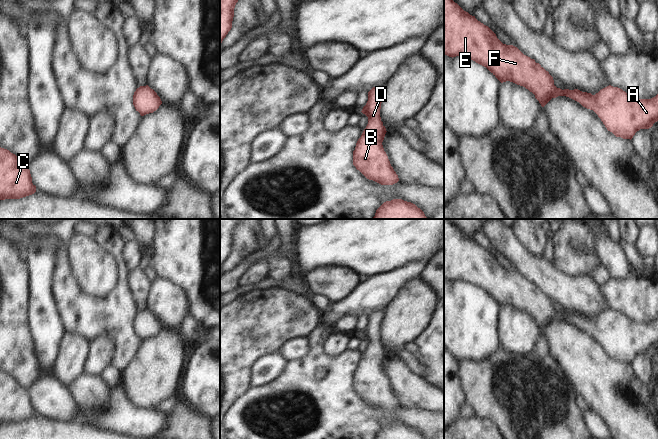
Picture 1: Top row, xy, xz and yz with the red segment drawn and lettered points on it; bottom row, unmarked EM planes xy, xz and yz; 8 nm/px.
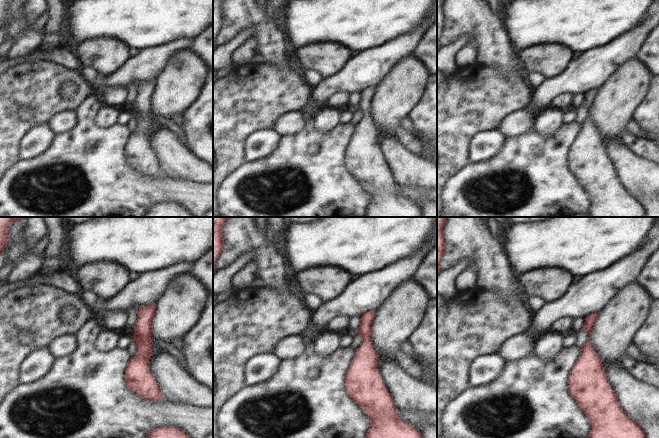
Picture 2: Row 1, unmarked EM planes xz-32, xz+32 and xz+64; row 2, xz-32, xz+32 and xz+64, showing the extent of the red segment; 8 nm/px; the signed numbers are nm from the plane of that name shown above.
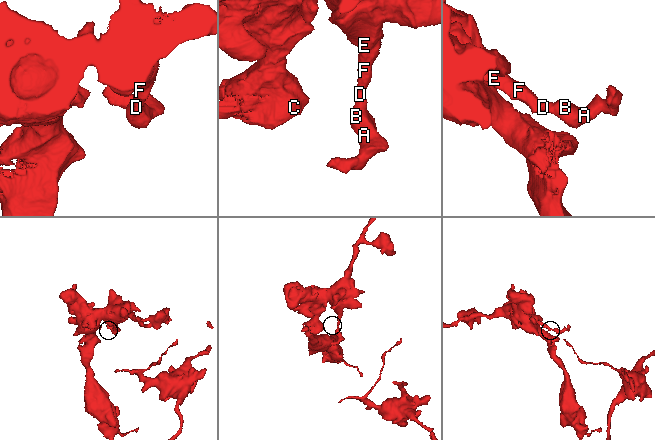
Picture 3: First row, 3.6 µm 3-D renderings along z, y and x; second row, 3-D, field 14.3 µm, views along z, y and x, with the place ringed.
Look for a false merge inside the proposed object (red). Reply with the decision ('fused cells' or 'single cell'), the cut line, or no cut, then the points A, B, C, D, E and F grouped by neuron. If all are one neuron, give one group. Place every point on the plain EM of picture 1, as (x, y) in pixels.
single cell; no cut; A B C D E F

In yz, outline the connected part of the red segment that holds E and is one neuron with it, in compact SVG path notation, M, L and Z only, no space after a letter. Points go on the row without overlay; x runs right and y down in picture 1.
M444 219L444 279L471 283L486 291L501 307L510 305L525 311L535 319L542 331L552 322L569 321L593 334L616 361L631 364L637 355L649 353L658 345L658 318L651 323L638 323L611 309L595 319L578 313L557 312L553 301L539 287L524 279L517 271L503 268L488 250L464 235L448 219Z

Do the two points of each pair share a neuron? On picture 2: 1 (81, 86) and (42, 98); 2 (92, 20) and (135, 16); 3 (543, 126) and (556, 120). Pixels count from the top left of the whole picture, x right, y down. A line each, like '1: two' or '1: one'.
1: one
2: one
3: one

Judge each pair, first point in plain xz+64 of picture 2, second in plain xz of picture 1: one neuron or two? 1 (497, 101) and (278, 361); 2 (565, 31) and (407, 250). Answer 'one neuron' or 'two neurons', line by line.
1: two neurons
2: one neuron

